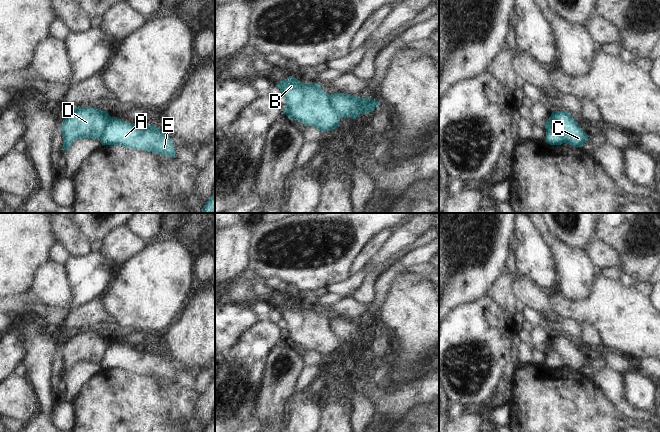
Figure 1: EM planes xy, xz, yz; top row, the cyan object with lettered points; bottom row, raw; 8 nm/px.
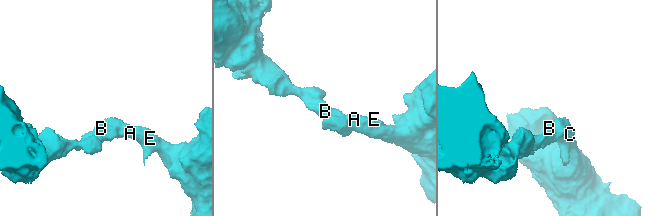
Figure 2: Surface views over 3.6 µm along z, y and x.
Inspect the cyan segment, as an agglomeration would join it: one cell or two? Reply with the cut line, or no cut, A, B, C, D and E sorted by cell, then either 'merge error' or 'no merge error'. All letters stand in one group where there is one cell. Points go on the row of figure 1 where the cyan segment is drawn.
cut yz (545, 125), (555, 125), (561, 131), (564, 142); groups A E / B C D; merge error

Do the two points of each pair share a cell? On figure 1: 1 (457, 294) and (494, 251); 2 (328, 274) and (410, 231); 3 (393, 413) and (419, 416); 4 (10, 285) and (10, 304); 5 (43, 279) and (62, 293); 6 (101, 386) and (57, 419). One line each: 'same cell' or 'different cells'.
1: same cell
2: different cells
3: different cells
4: different cells
5: same cell
6: different cells

